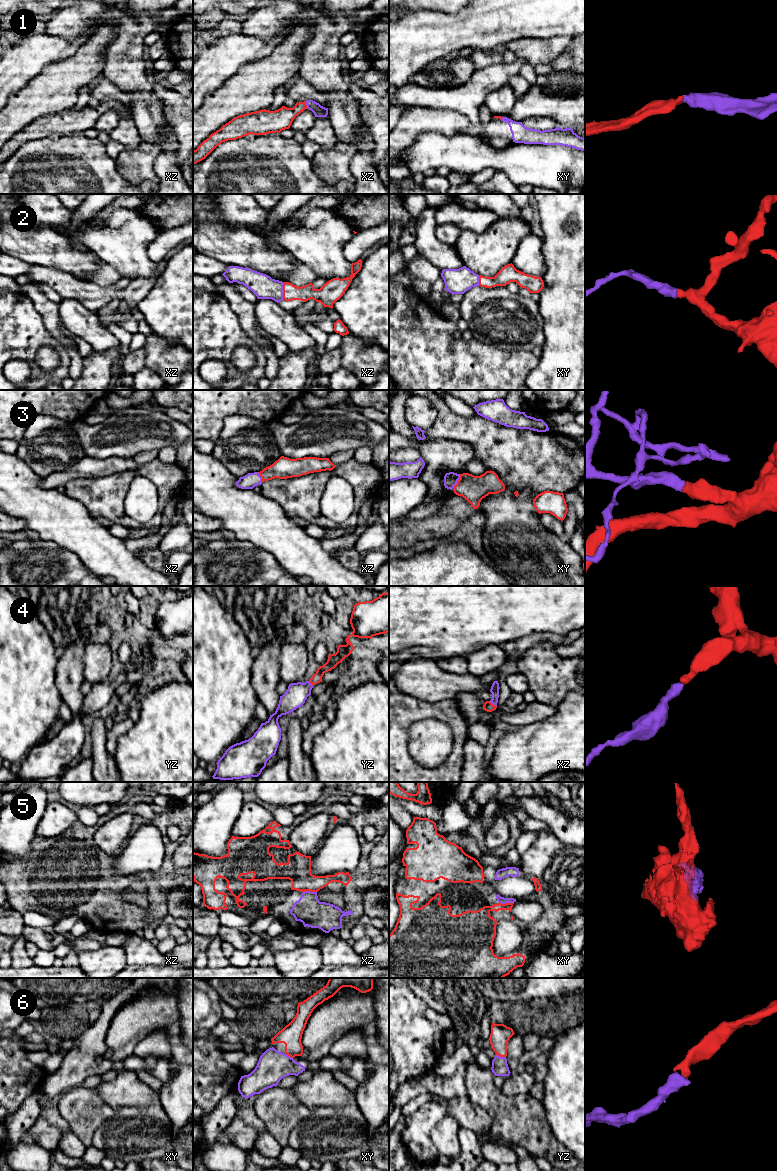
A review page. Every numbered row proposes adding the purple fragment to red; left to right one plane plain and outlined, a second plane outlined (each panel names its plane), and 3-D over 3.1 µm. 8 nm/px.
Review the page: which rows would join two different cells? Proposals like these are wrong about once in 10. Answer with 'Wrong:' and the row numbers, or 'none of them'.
Wrong: none of them

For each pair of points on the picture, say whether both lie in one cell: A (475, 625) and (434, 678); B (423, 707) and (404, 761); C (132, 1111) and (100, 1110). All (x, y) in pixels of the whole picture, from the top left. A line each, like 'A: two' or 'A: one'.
A: two
B: one
C: two

